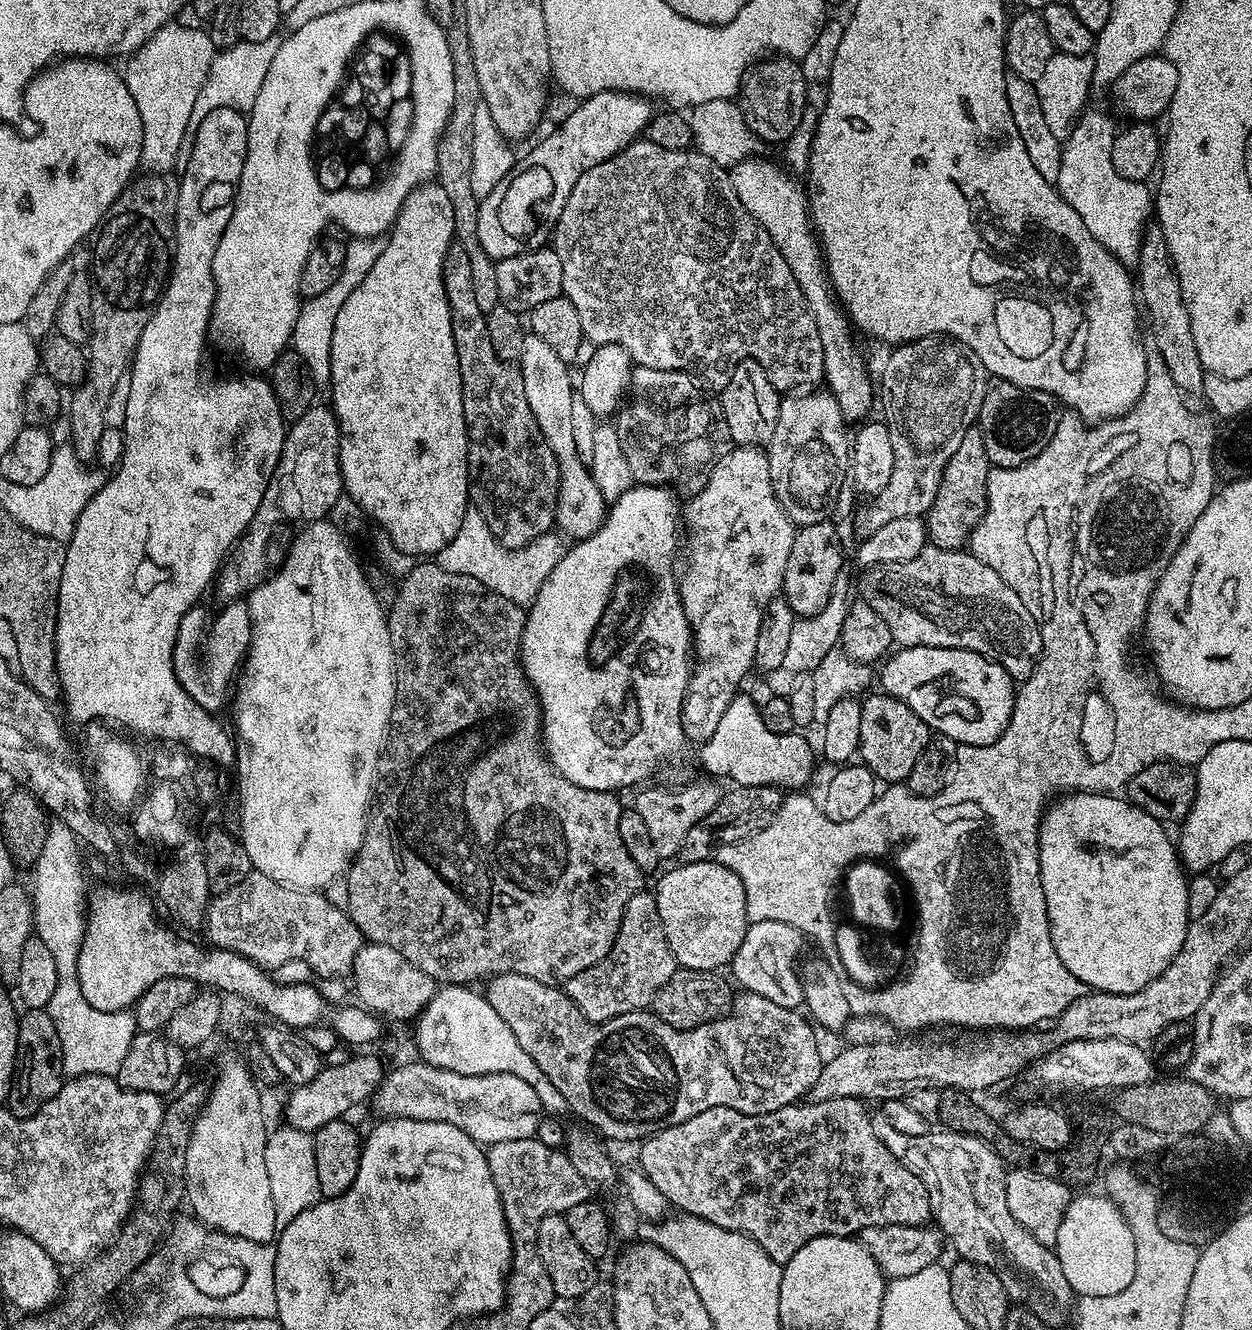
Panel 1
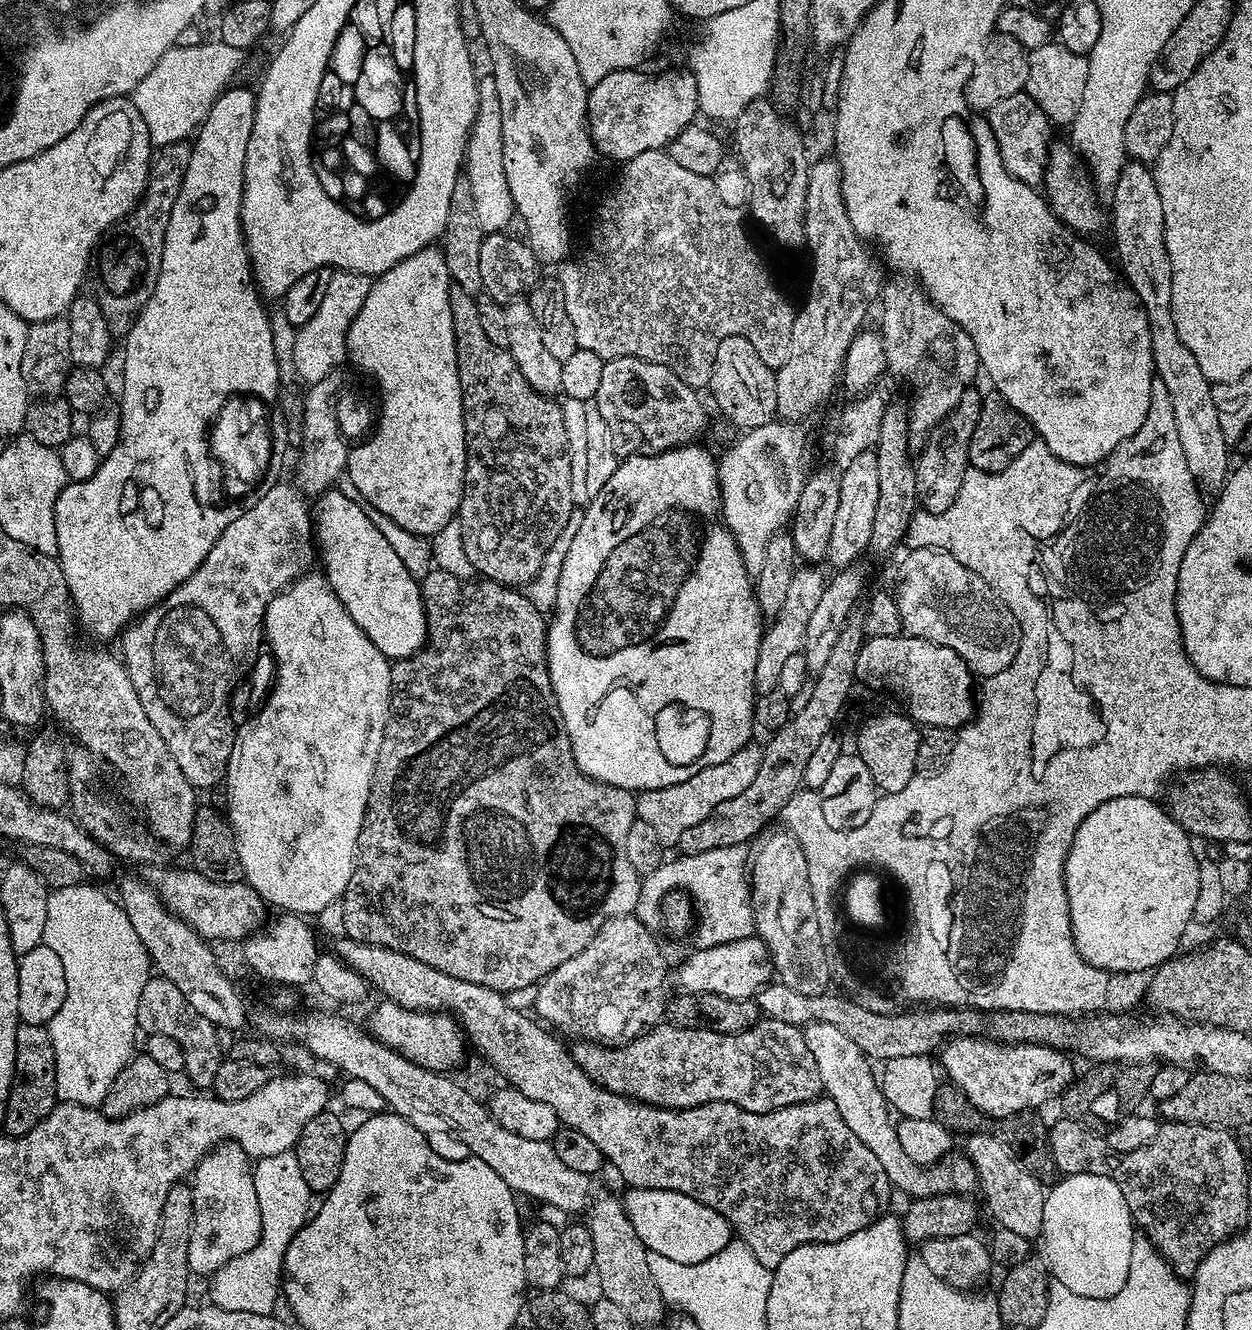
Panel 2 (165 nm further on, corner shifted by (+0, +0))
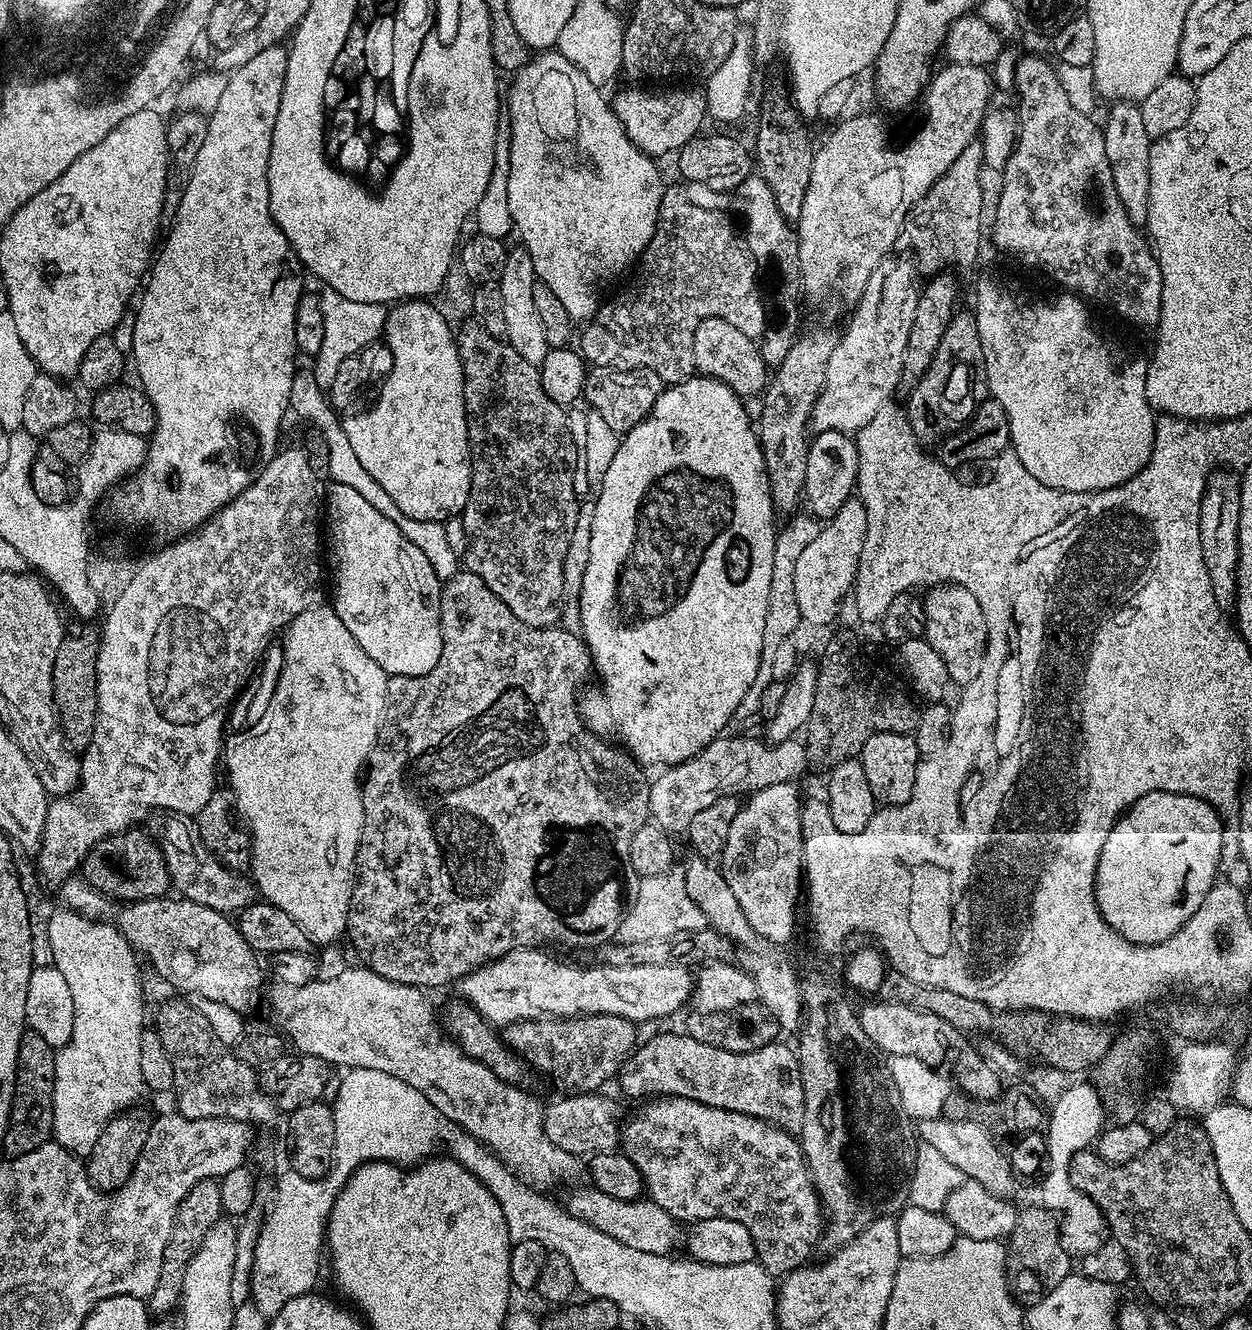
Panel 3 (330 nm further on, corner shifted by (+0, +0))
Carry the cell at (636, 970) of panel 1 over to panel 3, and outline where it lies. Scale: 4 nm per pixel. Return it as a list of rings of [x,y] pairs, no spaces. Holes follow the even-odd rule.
[[[585,1016],[571,1021],[572,1024],[564,1032],[564,1041],[560,1048],[547,1048],[542,1041],[536,1040],[531,1032],[531,1027],[520,1024],[509,1024],[503,1029],[502,1039],[505,1044],[511,1046],[517,1053],[522,1054],[523,1059],[529,1065],[532,1064],[540,1072],[553,1076],[564,1090],[575,1090],[580,1094],[592,1094],[600,1088],[612,1075],[623,1069],[624,1061],[632,1055],[637,1047],[637,1025],[631,1020],[625,1020],[623,1016]]]

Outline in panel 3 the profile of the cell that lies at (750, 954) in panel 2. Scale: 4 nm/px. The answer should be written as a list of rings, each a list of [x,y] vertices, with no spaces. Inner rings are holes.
[[[515,948],[496,960],[489,960],[480,968],[475,968],[468,976],[458,981],[459,995],[478,1010],[478,1014],[493,1026],[507,1026],[532,1022],[536,1012],[545,1012],[548,1016],[568,1016],[583,1018],[585,1016],[623,1016],[625,1020],[656,1020],[659,1016],[672,1016],[683,1004],[692,999],[694,972],[683,964],[666,966],[610,966],[603,962],[597,968],[579,968],[576,964],[567,964],[564,960],[555,960],[547,956],[547,951],[540,948]]]

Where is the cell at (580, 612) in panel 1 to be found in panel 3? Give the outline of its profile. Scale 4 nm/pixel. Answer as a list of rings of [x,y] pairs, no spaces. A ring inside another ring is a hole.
[[[693,374],[680,384],[665,387],[658,398],[658,402],[654,402],[654,406],[646,419],[638,422],[638,426],[634,426],[629,432],[623,433],[617,453],[614,455],[614,460],[610,462],[609,469],[606,470],[598,491],[595,493],[597,496],[596,500],[594,499],[594,507],[592,509],[588,561],[584,563],[584,573],[578,578],[578,585],[580,584],[580,628],[578,627],[578,632],[585,646],[588,647],[591,667],[594,669],[594,672],[600,675],[600,680],[604,685],[601,686],[600,692],[596,688],[590,689],[588,693],[585,691],[579,697],[578,707],[580,717],[584,719],[585,726],[592,733],[623,746],[636,759],[637,764],[641,766],[649,766],[648,764],[669,766],[682,763],[684,760],[698,755],[712,740],[719,737],[725,731],[723,728],[728,723],[733,723],[736,711],[738,710],[738,702],[742,702],[742,698],[746,695],[746,690],[750,690],[750,686],[754,686],[754,678],[758,674],[758,666],[765,655],[764,631],[766,630],[766,606],[770,606],[770,574],[774,574],[774,546],[778,531],[777,525],[774,526],[772,523],[778,519],[778,516],[772,506],[772,495],[770,494],[770,486],[768,485],[768,475],[764,469],[764,455],[760,449],[760,438],[757,429],[754,427],[753,417],[752,420],[748,417],[748,412],[744,409],[744,404],[745,401],[737,396],[734,390],[730,390],[730,386],[726,386],[709,376]]]

